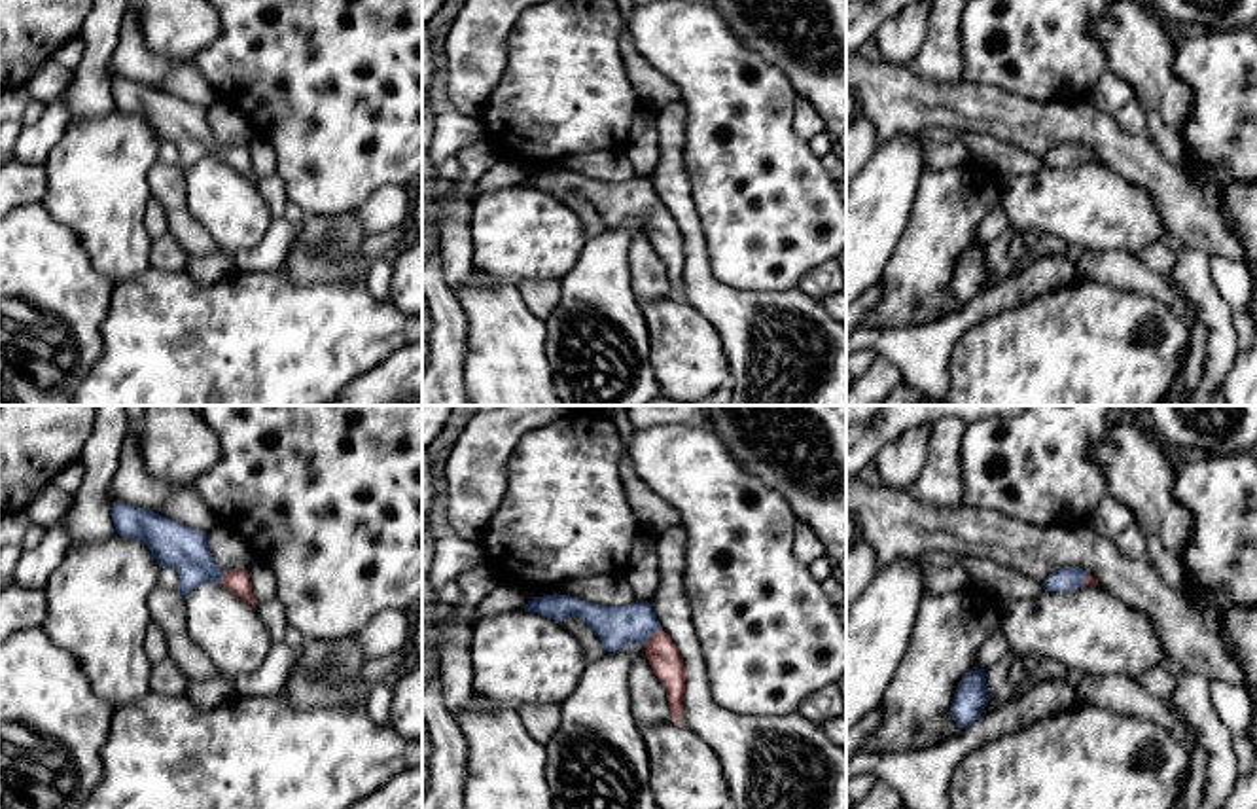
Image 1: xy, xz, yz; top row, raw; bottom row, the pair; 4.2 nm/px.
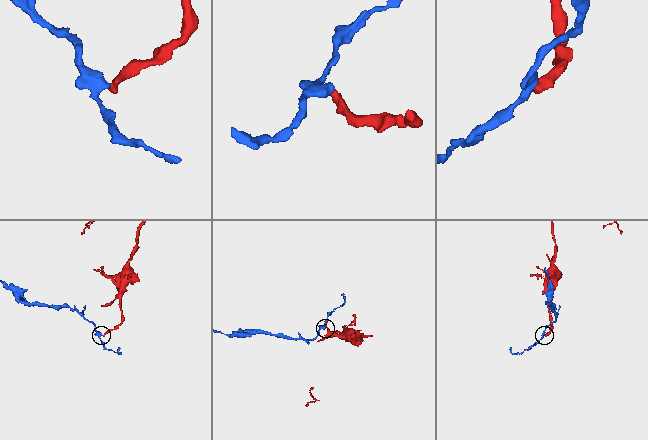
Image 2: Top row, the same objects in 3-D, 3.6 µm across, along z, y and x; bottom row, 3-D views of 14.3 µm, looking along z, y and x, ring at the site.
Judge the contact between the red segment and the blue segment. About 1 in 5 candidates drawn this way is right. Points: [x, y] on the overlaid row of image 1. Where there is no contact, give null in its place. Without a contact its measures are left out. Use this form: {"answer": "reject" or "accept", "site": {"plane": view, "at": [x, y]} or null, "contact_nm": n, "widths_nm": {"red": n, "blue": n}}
{"answer": "accept", "site": {"plane": "xz", "at": [652, 635]}, "contact_nm": 90, "widths_nm": {"red": 140, "blue": 170}}

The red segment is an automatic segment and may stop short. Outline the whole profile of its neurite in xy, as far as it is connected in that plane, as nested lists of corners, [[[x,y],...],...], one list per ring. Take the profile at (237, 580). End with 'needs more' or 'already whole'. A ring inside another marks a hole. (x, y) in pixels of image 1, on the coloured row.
[[[125,502],[110,504],[115,532],[142,540],[155,555],[159,566],[172,566],[180,578],[180,593],[186,597],[197,585],[216,582],[233,591],[244,602],[257,606],[250,574],[244,568],[221,572],[206,546],[206,532],[167,519],[155,512]]] | needs more

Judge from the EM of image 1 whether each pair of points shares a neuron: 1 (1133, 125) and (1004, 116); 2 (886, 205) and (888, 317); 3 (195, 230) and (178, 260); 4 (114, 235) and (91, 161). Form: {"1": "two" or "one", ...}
{"1": "two", "2": "two", "3": "two", "4": "one"}

